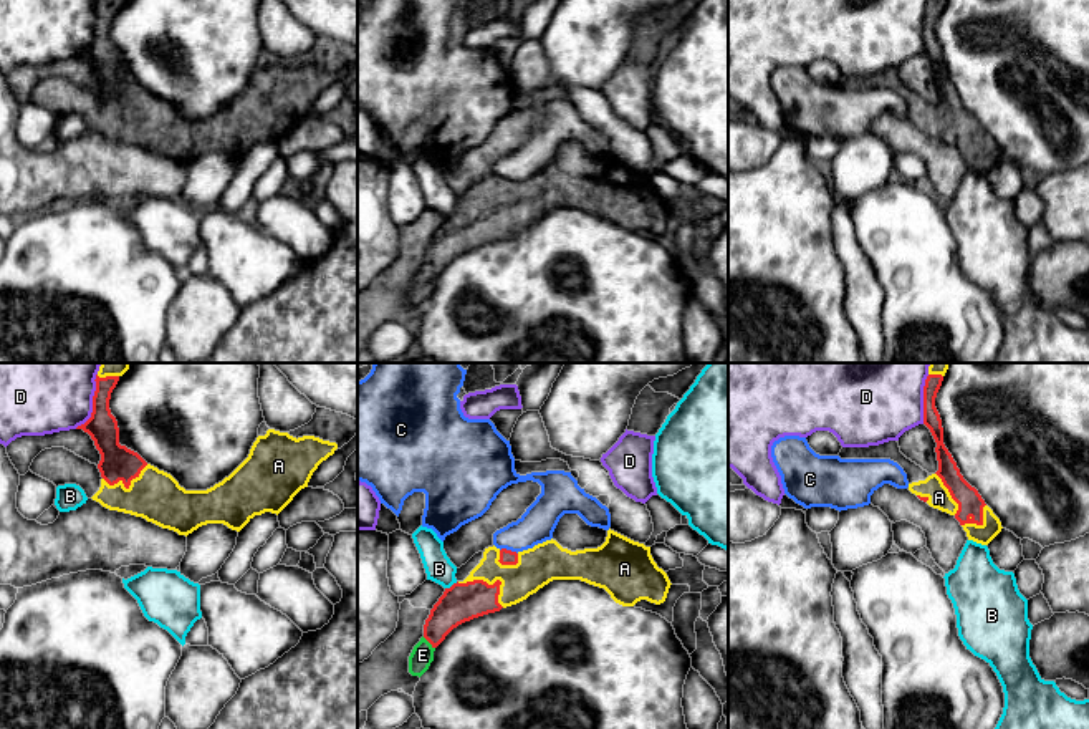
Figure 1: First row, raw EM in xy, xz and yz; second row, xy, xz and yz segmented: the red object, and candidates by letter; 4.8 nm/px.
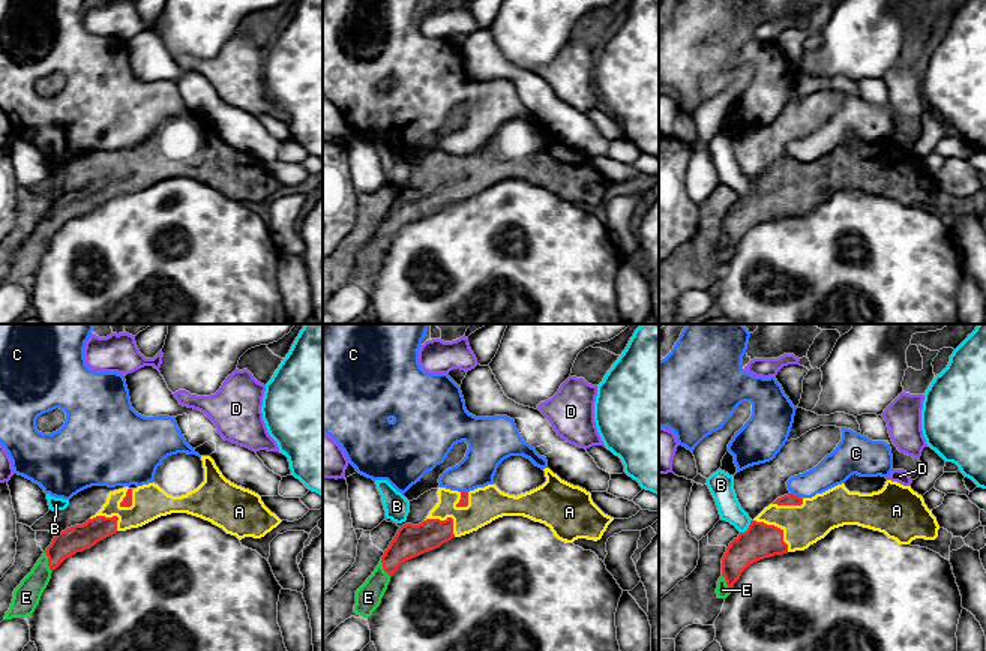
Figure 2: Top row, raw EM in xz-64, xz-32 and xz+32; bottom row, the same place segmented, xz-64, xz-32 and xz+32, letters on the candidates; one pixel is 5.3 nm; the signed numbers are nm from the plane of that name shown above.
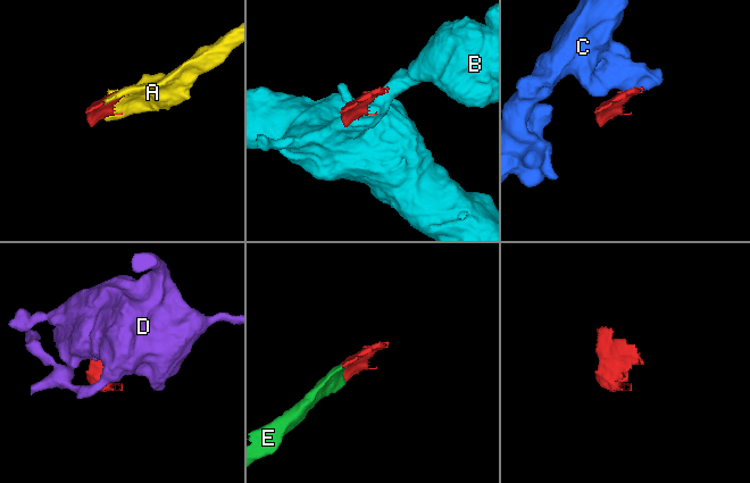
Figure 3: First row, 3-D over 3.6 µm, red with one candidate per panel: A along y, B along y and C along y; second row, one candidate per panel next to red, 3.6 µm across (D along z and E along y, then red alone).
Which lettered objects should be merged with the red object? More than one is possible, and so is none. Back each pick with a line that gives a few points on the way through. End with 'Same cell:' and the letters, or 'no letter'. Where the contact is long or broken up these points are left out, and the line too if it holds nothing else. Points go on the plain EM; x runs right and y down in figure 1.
Same cell: A, E

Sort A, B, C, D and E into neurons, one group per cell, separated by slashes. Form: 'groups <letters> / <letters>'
groups A E / B / C / D

